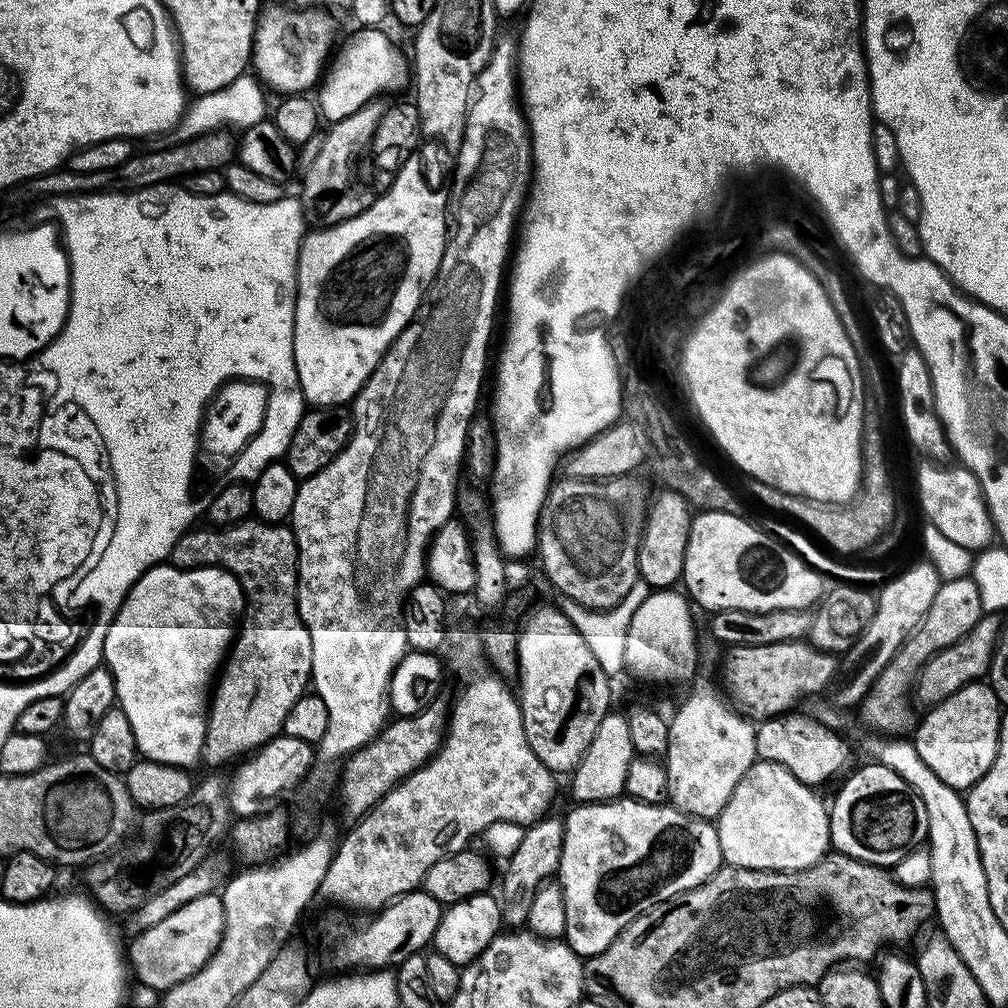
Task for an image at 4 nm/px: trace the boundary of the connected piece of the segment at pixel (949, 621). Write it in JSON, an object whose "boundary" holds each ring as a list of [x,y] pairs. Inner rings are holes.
{"boundary":[[[971,575],[943,581],[938,594],[934,594],[934,602],[930,602],[930,610],[926,610],[922,622],[908,635],[908,641],[894,654],[894,658],[890,658],[890,662],[864,697],[862,709],[864,708],[865,722],[874,731],[885,732],[885,737],[888,738],[900,738],[911,733],[914,719],[912,720],[913,701],[910,697],[916,687],[916,677],[920,675],[920,671],[931,656],[961,640],[983,615],[985,610],[982,606],[982,598]]]}

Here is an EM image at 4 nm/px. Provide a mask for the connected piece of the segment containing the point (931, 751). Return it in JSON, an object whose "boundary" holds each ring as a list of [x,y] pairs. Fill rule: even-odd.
{"boundary":[[[973,682],[925,712],[928,713],[924,721],[921,724],[919,721],[914,728],[914,743],[922,762],[946,786],[957,790],[971,788],[990,770],[994,754],[998,754],[1002,705],[994,690],[987,683]]]}

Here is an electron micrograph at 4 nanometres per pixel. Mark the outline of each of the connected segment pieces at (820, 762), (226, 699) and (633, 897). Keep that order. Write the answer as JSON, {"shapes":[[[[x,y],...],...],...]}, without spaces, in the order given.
{"shapes":[[[[789,710],[779,716],[769,716],[756,724],[756,754],[766,762],[784,766],[809,786],[824,784],[831,776],[836,776],[848,764],[848,744],[837,729],[828,728],[815,715],[808,716],[801,710]]],[[[259,518],[205,527],[196,526],[180,535],[172,548],[171,563],[178,568],[222,568],[229,572],[244,591],[242,636],[244,632],[248,640],[276,640],[276,644],[233,643],[222,665],[210,696],[202,757],[205,765],[216,768],[281,735],[290,706],[309,687],[312,651],[296,601],[298,550],[291,527]]],[[[621,798],[601,804],[577,803],[563,817],[564,841],[558,883],[566,906],[563,939],[582,958],[597,956],[618,938],[625,928],[635,925],[643,912],[663,900],[672,902],[676,896],[707,882],[725,863],[722,847],[711,820],[700,820],[672,807],[671,803],[647,804],[641,800]]]]}

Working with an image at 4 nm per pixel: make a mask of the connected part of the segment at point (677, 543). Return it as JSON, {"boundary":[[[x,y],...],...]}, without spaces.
{"boundary":[[[671,490],[664,493],[652,504],[652,509],[647,509],[644,522],[644,534],[640,538],[640,553],[638,554],[638,570],[640,580],[648,583],[652,590],[668,590],[672,584],[684,575],[686,562],[686,546],[690,538],[690,526],[694,509],[682,494]]]}

